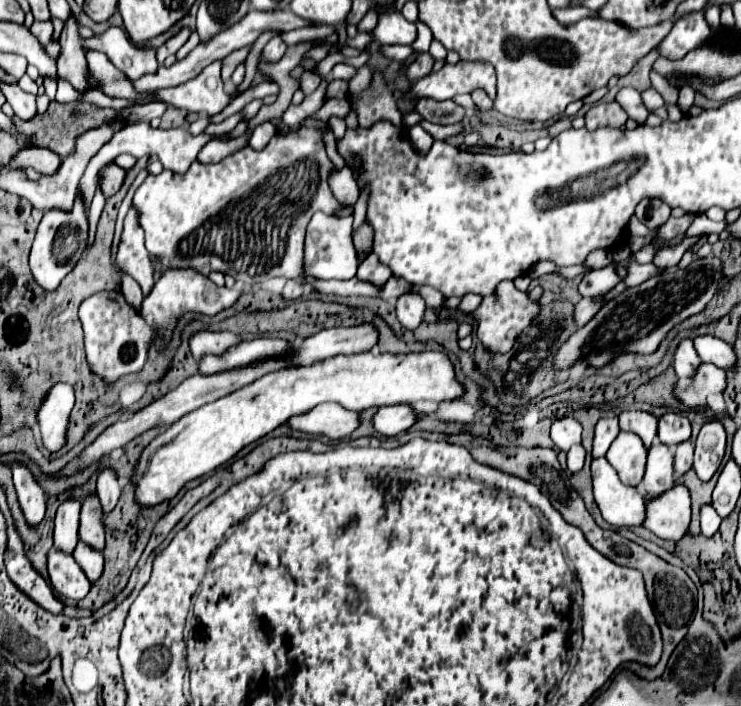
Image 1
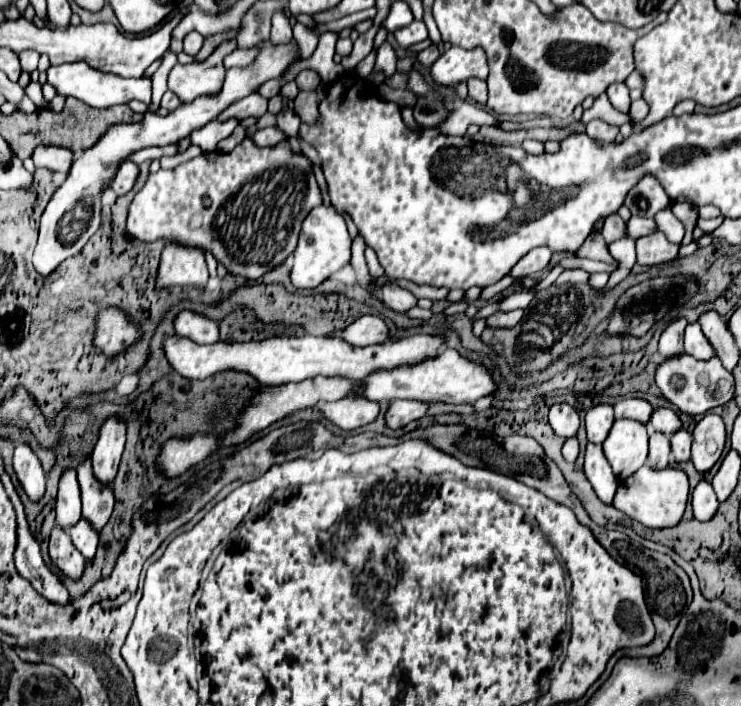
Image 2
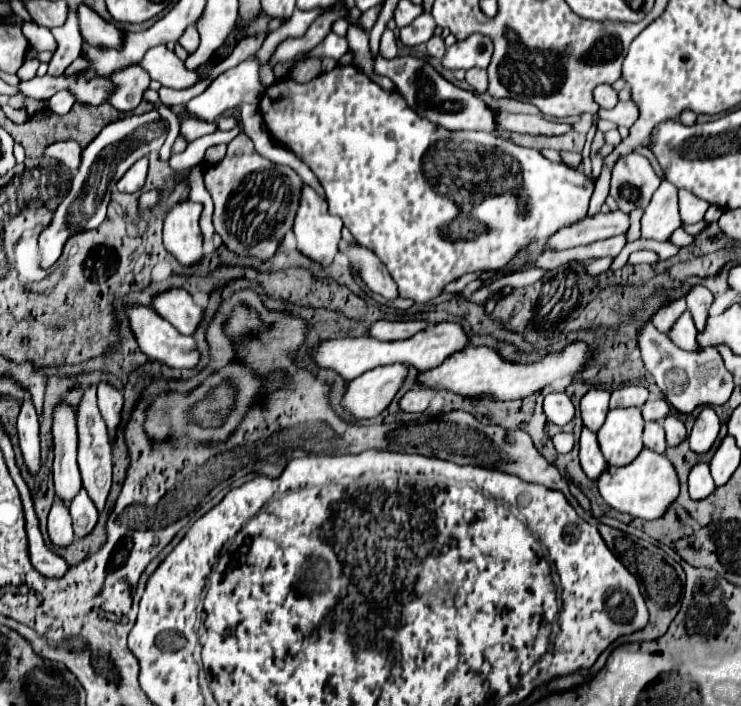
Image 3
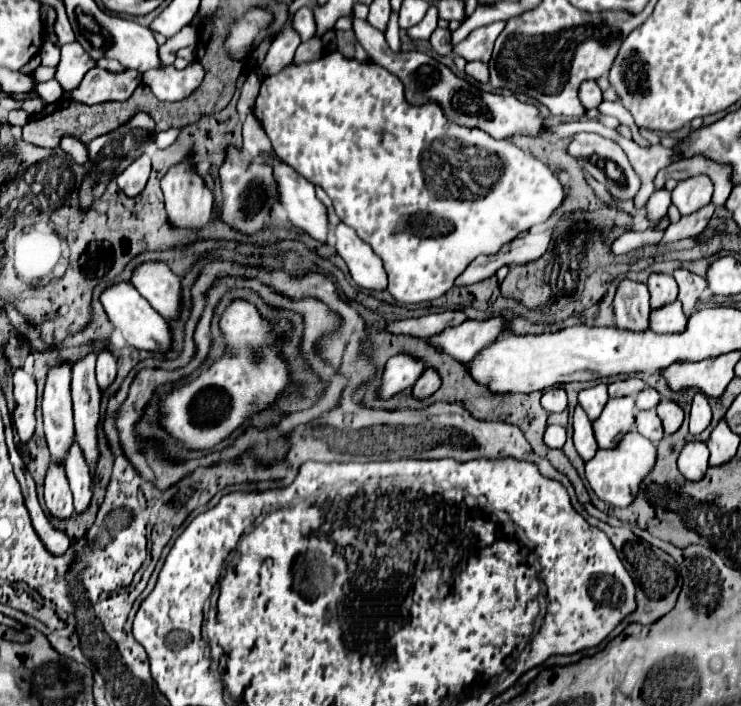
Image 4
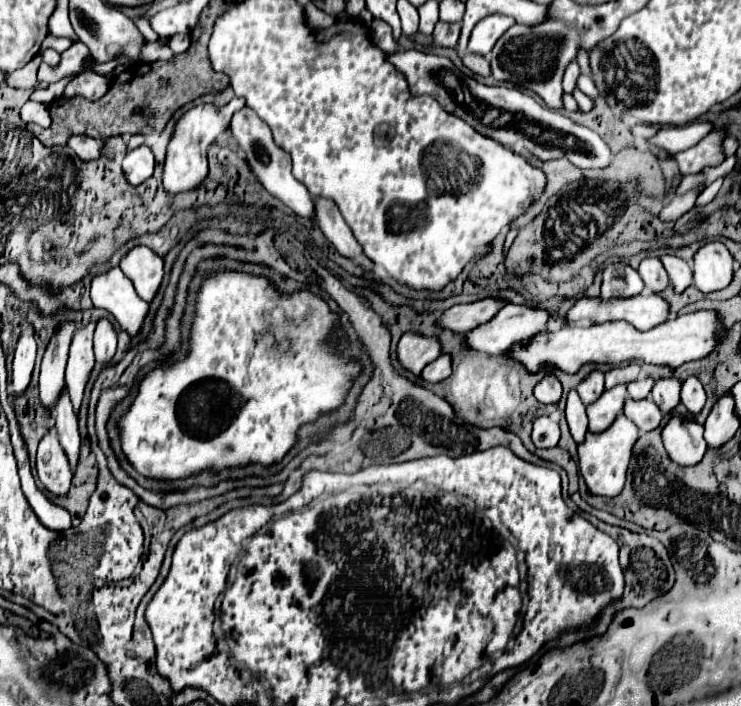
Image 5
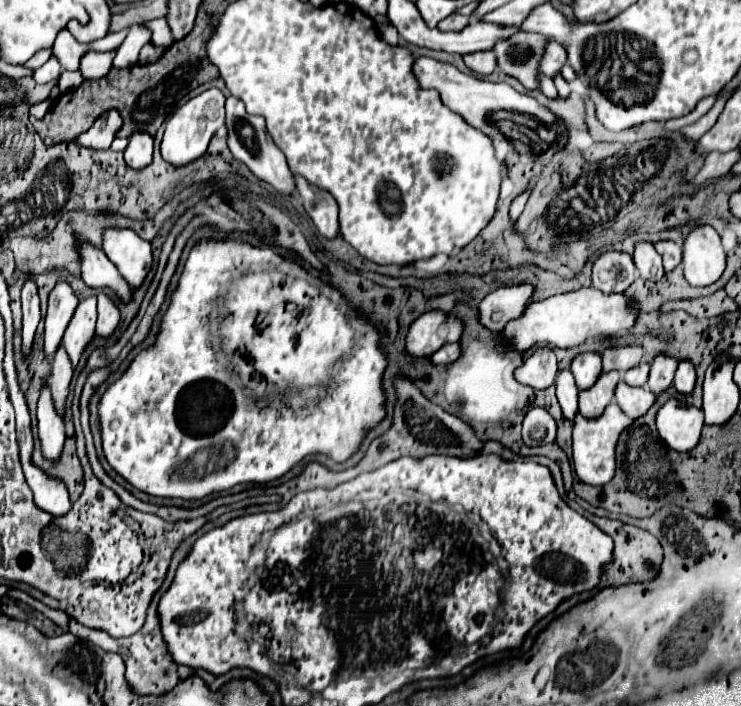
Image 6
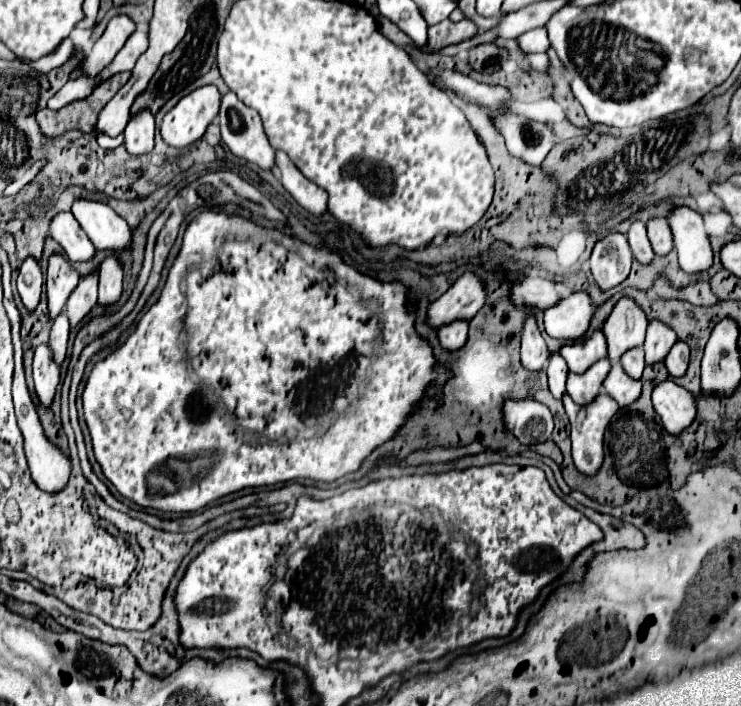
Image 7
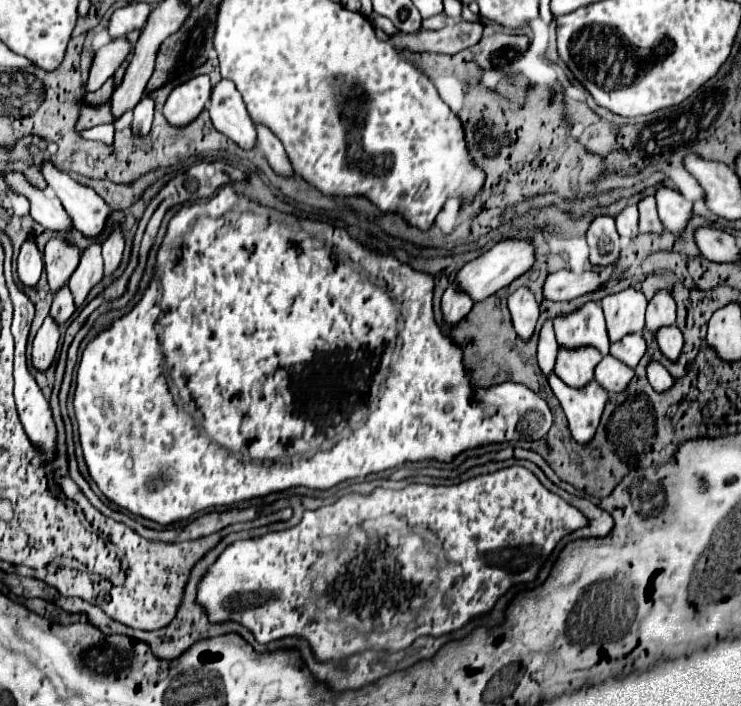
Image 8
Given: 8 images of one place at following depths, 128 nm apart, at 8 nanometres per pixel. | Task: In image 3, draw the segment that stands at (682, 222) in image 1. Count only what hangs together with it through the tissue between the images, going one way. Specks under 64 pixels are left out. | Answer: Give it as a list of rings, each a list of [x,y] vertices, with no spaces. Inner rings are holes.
[[[620,210],[608,214],[598,212],[594,216],[584,216],[582,220],[560,228],[542,244],[542,250],[566,250],[566,248],[590,244],[596,240],[622,234],[628,230],[628,226],[630,226],[630,218]]]

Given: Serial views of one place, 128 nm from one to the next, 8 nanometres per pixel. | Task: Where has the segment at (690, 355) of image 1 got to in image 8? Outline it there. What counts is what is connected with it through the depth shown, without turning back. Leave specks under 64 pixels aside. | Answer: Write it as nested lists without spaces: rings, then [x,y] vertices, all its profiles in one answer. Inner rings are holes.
[[[636,204],[626,206],[620,214],[616,214],[616,230],[620,236],[636,236],[638,234],[638,208]]]

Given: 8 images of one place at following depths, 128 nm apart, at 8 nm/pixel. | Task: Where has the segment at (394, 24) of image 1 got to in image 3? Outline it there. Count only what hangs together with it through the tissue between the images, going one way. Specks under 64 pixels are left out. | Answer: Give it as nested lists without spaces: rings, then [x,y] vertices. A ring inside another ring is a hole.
[[[423,13],[412,24],[404,26],[400,30],[400,40],[406,44],[406,46],[416,46],[416,44],[424,44],[432,38],[436,30],[436,22],[432,18],[431,13]]]

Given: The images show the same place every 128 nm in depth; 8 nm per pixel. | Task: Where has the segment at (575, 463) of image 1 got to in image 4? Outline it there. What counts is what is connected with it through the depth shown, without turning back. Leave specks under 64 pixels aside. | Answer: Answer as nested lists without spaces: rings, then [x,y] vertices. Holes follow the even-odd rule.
[[[554,424],[546,426],[546,430],[544,430],[544,444],[548,448],[562,448],[564,442],[566,442],[566,430],[562,426],[554,426]]]

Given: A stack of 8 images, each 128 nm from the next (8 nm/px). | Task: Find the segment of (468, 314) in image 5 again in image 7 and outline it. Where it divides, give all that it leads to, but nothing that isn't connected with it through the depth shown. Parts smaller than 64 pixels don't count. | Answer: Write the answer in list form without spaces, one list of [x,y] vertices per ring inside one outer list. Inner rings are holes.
[[[528,276],[520,284],[516,284],[510,292],[510,300],[518,306],[536,306],[536,308],[550,308],[558,304],[562,298],[560,282],[546,280],[540,276]]]

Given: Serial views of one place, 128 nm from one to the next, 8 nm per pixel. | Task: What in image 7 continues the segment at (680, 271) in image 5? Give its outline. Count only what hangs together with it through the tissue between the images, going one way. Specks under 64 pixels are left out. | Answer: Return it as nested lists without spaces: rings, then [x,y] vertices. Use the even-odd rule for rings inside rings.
[[[650,218],[646,222],[646,228],[648,228],[648,240],[652,244],[652,250],[660,256],[668,254],[674,244],[672,244],[672,232],[670,232],[670,226],[664,218]]]

